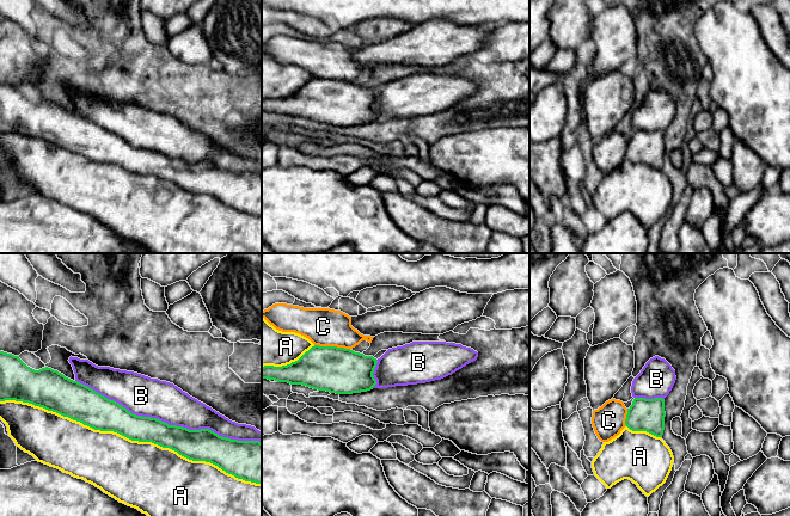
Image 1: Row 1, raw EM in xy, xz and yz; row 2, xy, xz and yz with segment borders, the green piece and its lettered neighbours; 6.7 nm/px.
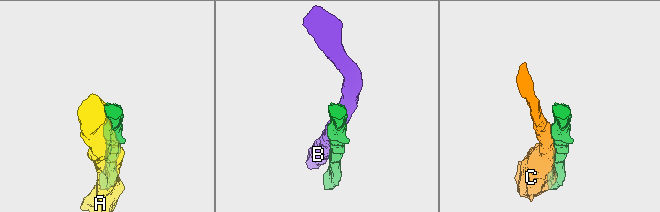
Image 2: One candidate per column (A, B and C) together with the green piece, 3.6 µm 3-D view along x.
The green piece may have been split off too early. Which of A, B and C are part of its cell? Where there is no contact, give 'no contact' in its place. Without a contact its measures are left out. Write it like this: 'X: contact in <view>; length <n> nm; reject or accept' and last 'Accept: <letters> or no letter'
A: contact in xy; length 1850 nm; accept
B: contact in xy; length 1300 nm; reject
C: contact in xz; length 240 nm; reject
Accept: A

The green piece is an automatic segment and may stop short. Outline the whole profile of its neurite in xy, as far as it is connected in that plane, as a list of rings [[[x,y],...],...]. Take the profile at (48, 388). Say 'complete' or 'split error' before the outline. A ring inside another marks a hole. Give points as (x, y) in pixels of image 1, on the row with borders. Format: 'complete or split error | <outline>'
split error | [[[0,351],[0,419],[6,424],[8,436],[16,446],[32,455],[36,461],[82,479],[120,503],[135,508],[147,516],[262,516],[262,443],[259,441],[231,440],[219,436],[209,429],[189,430],[183,426],[169,425],[157,418],[136,416],[121,404],[66,377],[57,370],[48,367],[35,370],[27,367],[19,356],[4,351]]]

